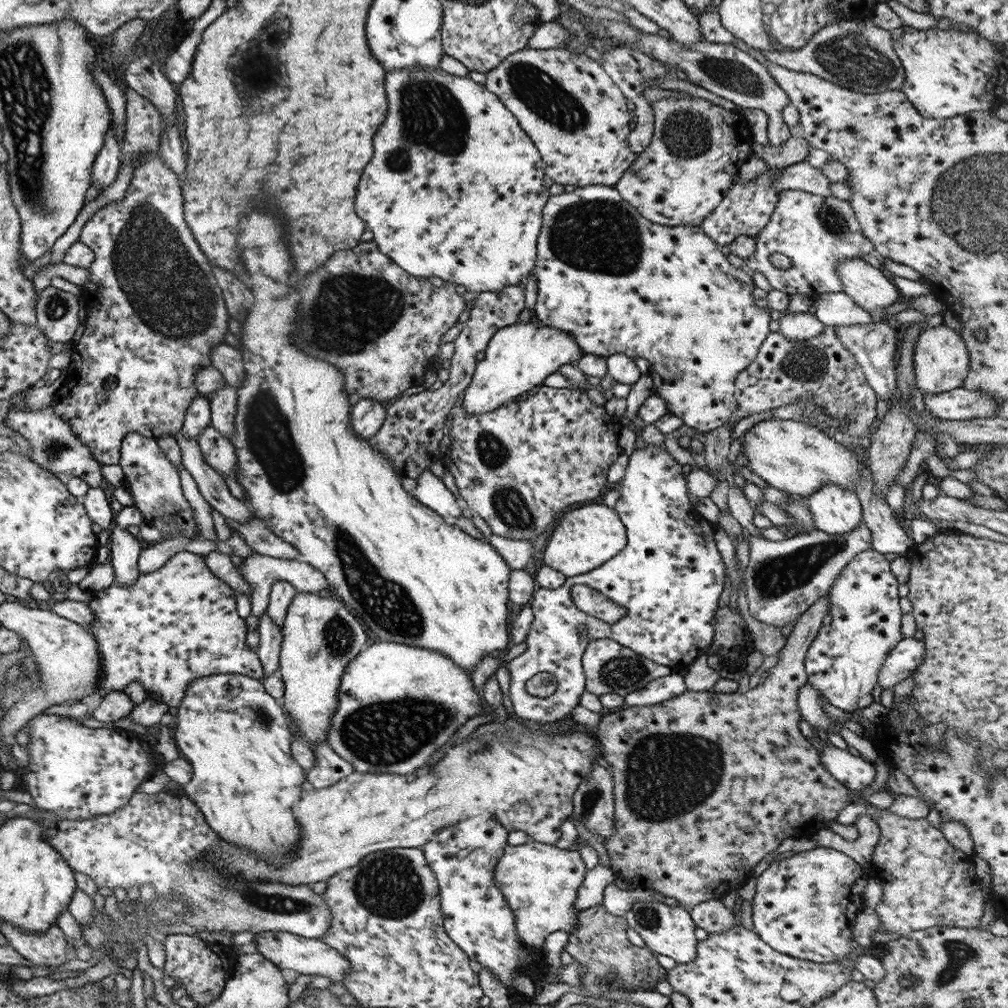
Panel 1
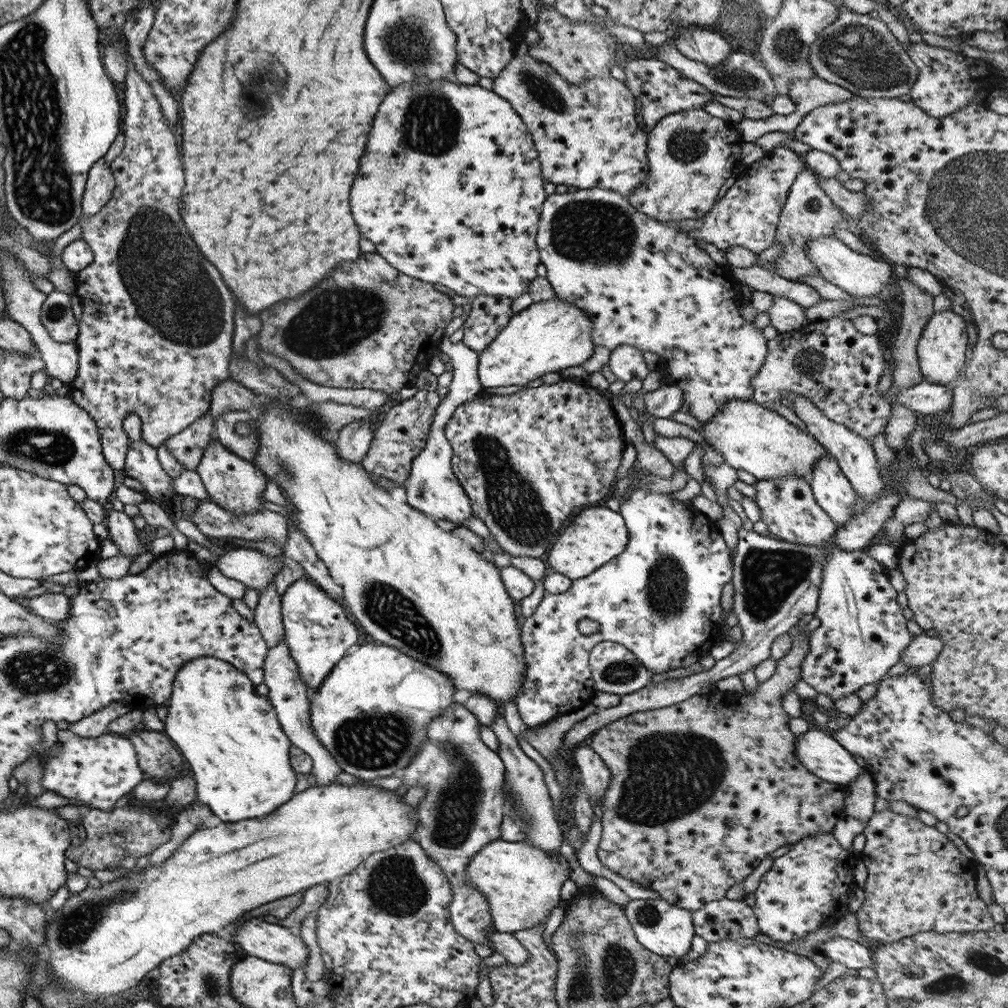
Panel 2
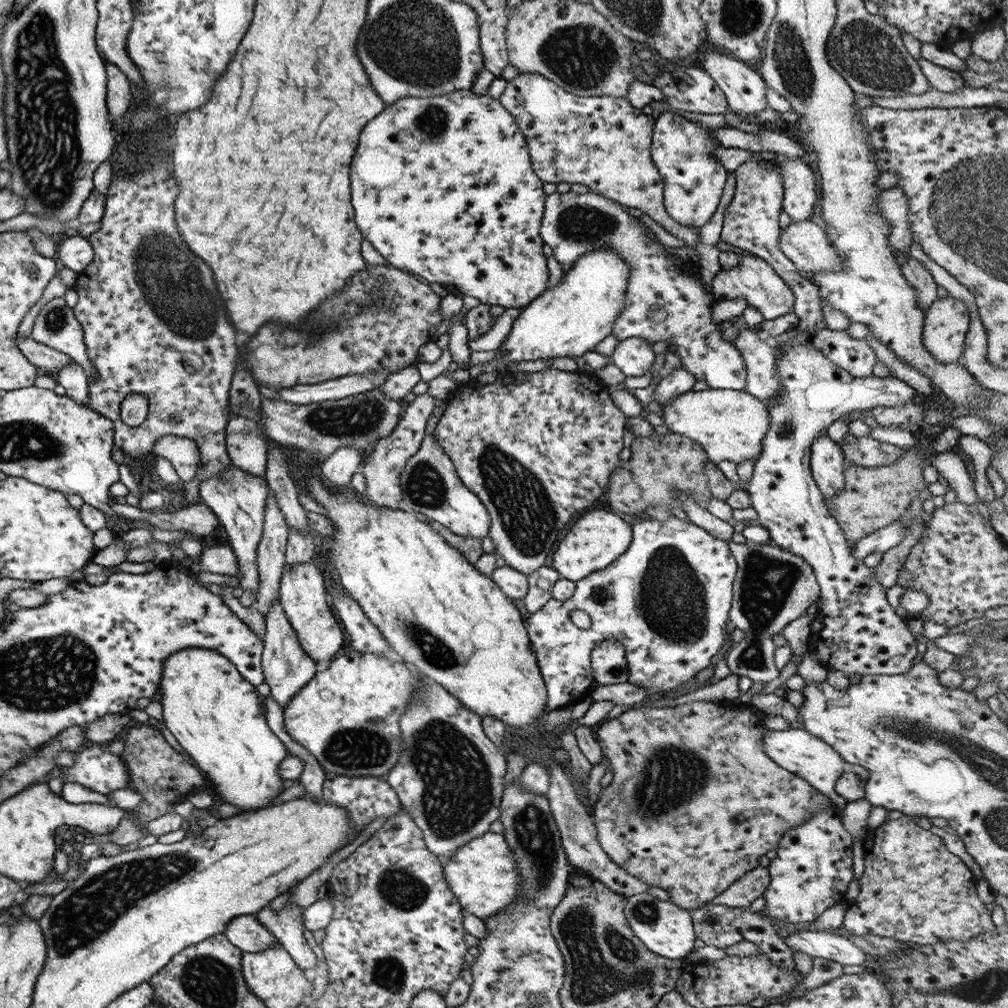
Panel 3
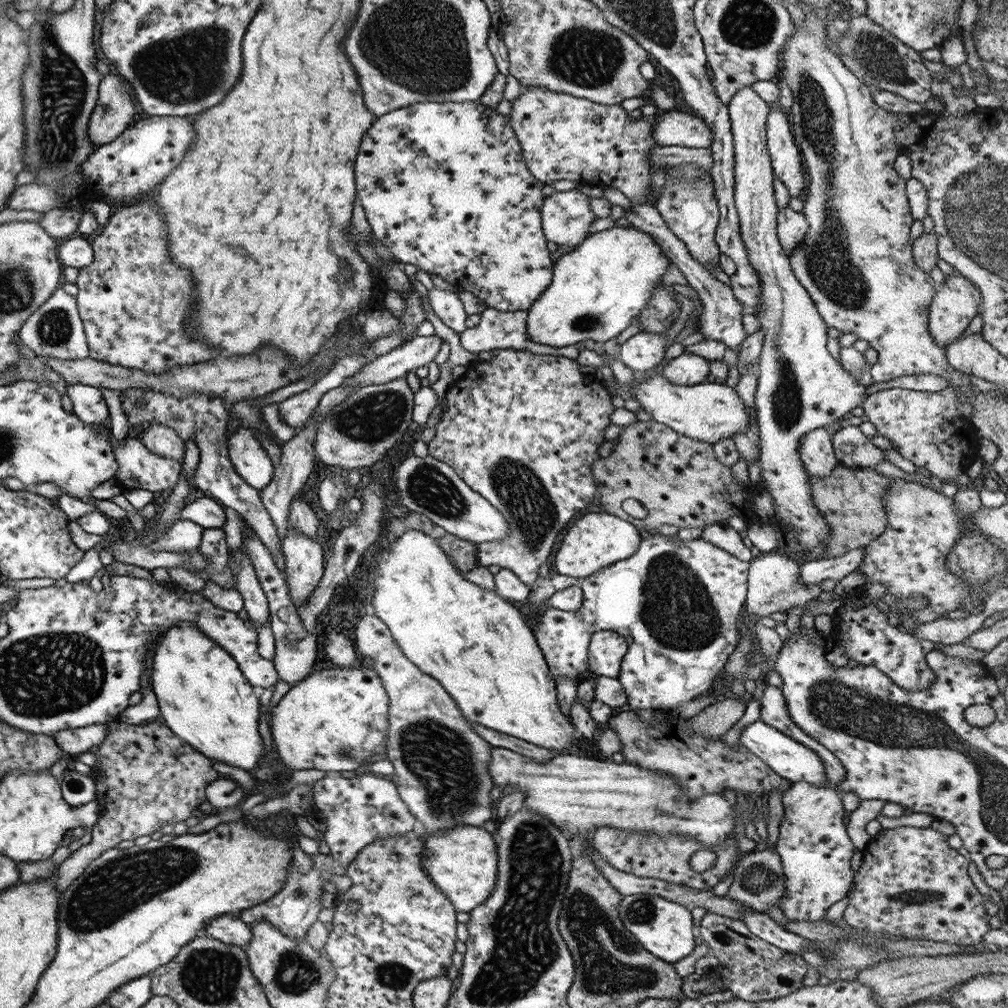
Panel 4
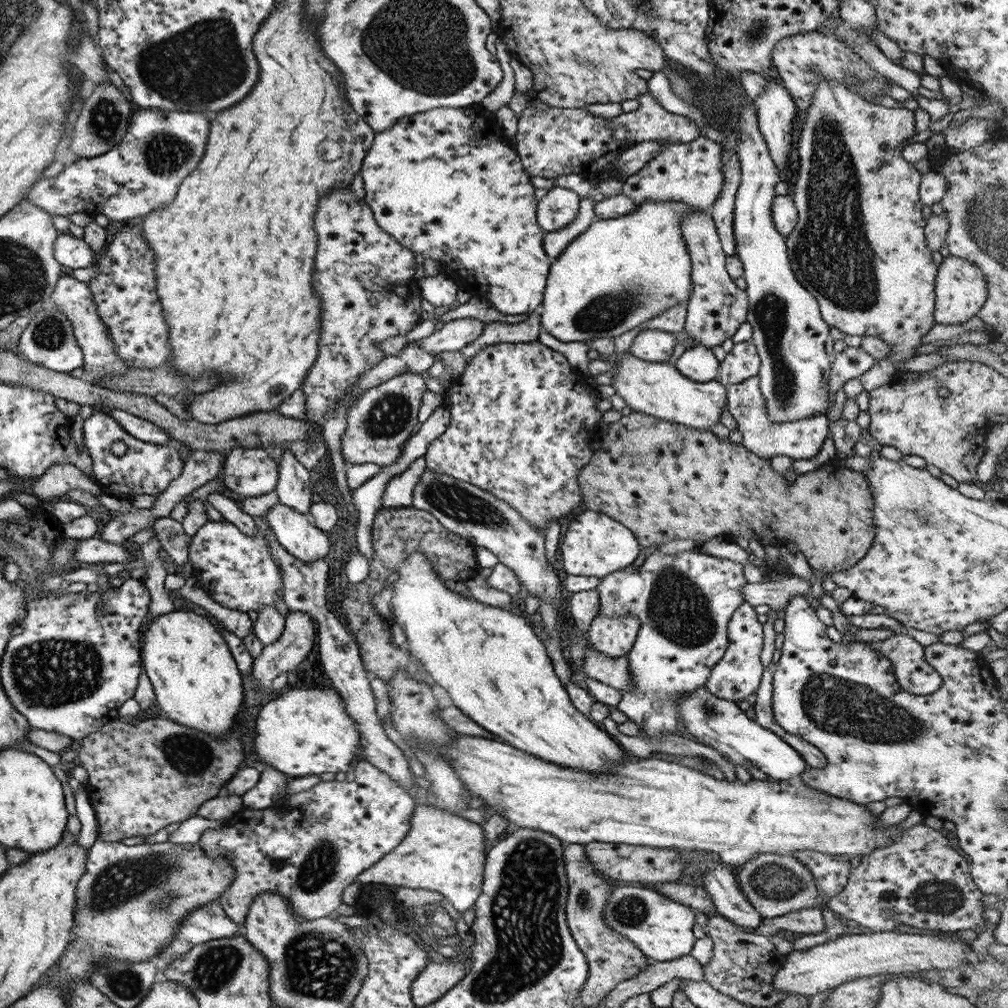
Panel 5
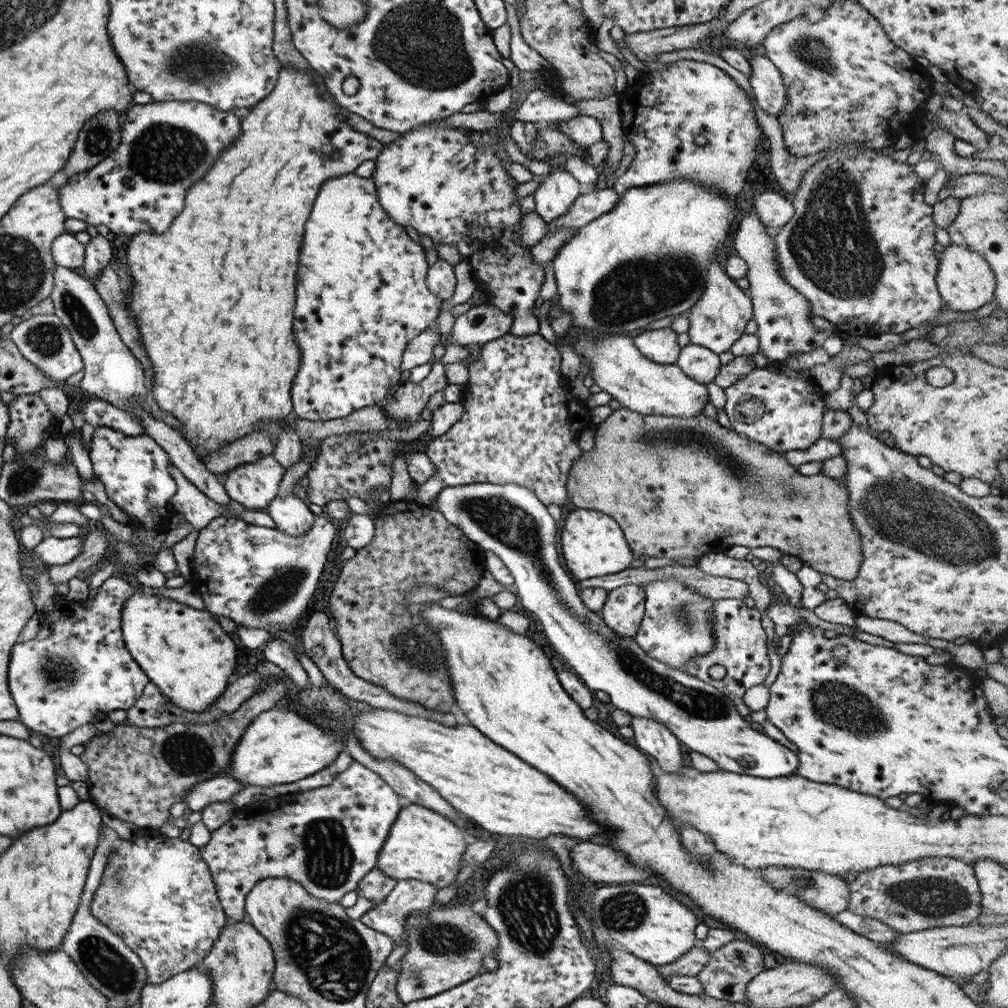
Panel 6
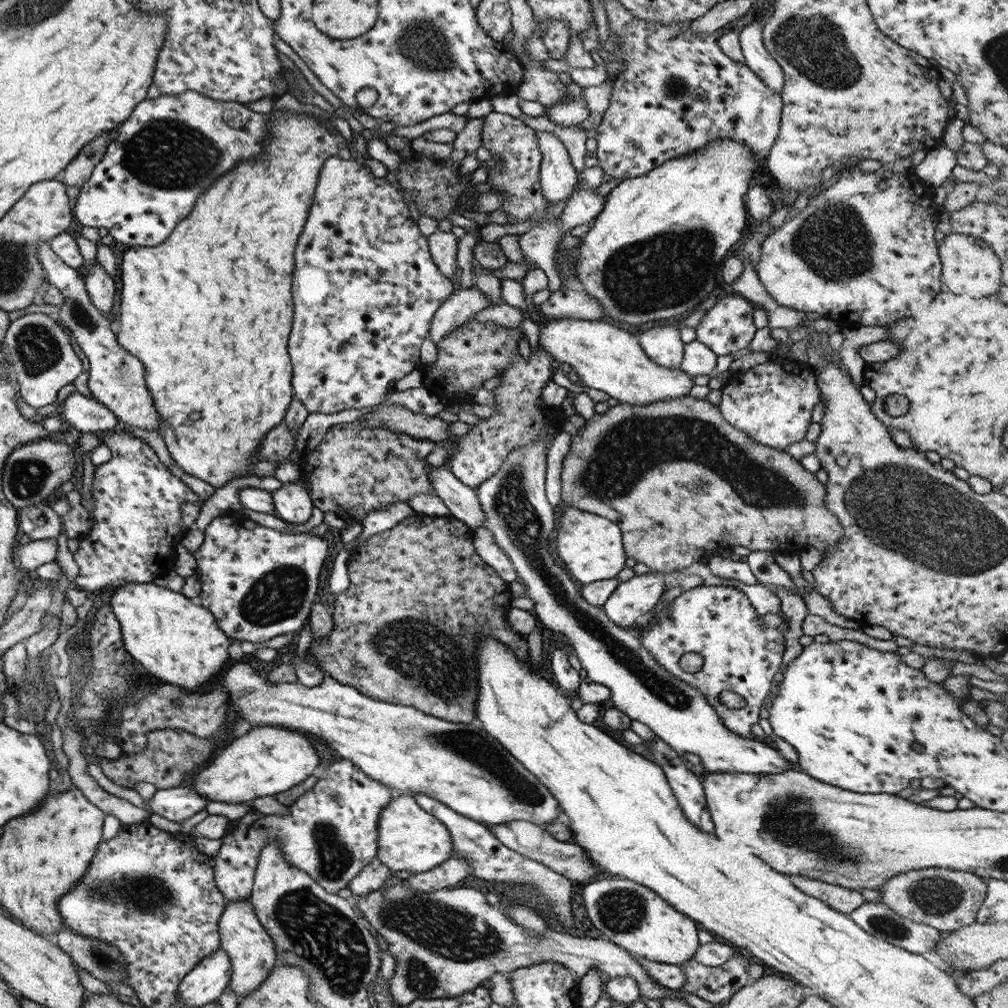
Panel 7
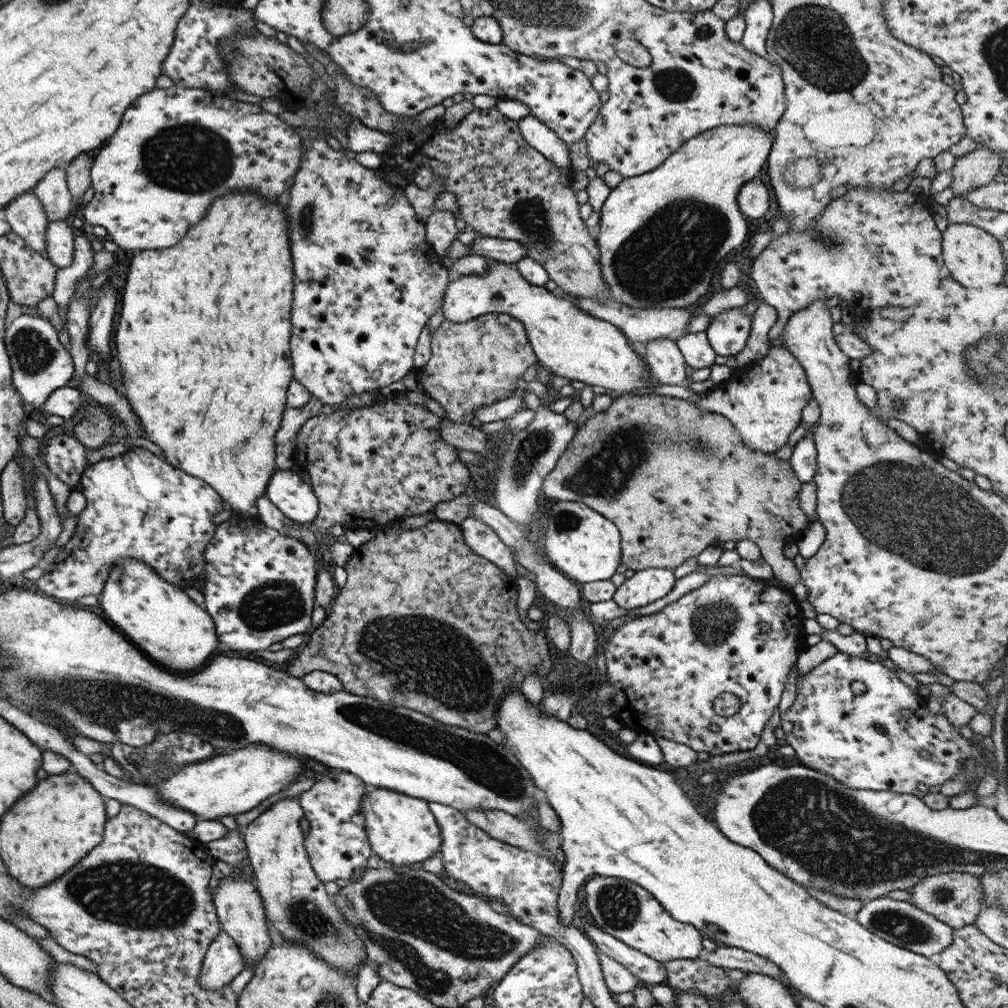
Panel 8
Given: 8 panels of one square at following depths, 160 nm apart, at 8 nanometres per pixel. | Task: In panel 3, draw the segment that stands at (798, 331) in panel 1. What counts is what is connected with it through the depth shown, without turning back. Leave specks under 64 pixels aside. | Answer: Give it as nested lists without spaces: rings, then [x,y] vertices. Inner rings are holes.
[[[747,251],[738,254],[739,264],[733,269],[721,269],[712,280],[712,296],[716,298],[731,299],[745,298],[748,306],[752,306],[761,313],[765,320],[773,320],[782,314],[792,312],[794,294],[786,282],[759,257]]]

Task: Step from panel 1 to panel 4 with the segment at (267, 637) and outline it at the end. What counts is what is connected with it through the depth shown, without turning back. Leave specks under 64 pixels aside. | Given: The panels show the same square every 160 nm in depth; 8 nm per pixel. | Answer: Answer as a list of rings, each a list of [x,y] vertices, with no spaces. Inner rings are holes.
[[[309,424],[309,426],[302,428],[291,440],[280,445],[281,460],[279,460],[278,465],[274,466],[271,482],[258,491],[261,504],[265,508],[265,512],[269,514],[269,520],[273,522],[272,526],[276,530],[279,544],[288,528],[288,514],[291,499],[297,496],[303,483],[307,480],[309,472],[313,468],[313,459],[315,456],[311,445],[313,445],[313,439],[315,439],[314,432],[316,432],[315,426]]]

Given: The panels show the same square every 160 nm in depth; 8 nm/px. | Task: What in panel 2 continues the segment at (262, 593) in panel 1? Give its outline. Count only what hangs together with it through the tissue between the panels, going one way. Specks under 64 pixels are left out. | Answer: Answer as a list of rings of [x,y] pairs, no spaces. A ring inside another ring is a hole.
[[[236,548],[216,557],[217,570],[227,578],[256,590],[258,594],[280,569],[281,556],[265,556],[255,549]]]

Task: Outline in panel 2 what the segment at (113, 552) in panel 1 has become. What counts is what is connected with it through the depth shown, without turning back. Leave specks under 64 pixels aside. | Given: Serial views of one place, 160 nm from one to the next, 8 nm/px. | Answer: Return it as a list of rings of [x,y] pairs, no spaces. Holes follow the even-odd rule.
[[[108,509],[105,528],[111,542],[118,546],[119,553],[135,558],[146,552],[137,541],[138,535],[135,533],[136,528],[132,524],[131,518],[125,516],[123,512]]]

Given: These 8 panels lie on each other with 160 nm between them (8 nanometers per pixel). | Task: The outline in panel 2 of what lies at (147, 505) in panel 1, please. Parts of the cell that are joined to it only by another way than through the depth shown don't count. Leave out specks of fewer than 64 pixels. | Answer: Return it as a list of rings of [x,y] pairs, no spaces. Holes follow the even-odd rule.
[[[127,414],[123,418],[122,429],[129,440],[122,468],[124,476],[137,480],[143,486],[140,491],[145,498],[143,502],[157,504],[164,512],[170,513],[170,500],[175,494],[170,489],[172,478],[165,474],[159,464],[156,449],[141,441],[137,414]]]

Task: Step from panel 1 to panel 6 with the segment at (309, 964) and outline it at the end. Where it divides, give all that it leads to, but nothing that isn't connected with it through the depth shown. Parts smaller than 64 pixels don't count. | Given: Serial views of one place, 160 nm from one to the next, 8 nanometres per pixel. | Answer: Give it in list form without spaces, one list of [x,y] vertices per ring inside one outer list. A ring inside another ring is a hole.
[[[156,829],[139,831],[127,840],[117,839],[102,878],[88,904],[89,914],[121,938],[138,956],[145,969],[145,982],[149,984],[165,982],[169,977],[196,966],[229,922],[198,848],[188,841],[165,837]]]

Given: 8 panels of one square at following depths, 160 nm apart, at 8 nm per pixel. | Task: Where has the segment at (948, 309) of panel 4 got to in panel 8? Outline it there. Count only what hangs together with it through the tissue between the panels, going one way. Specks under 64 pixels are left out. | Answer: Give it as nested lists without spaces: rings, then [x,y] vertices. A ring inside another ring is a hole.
[[[948,224],[942,232],[941,242],[943,271],[968,289],[994,287],[1003,280],[1006,272],[999,241],[988,232],[973,225]]]

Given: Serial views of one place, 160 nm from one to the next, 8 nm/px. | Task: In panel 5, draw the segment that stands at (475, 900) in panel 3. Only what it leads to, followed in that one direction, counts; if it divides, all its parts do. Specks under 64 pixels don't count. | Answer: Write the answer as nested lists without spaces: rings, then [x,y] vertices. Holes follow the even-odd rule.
[[[416,804],[410,816],[409,830],[405,836],[381,860],[357,876],[355,883],[363,887],[371,883],[439,892],[459,914],[474,907],[475,900],[481,894],[483,884],[483,866],[485,866],[486,843],[481,824],[475,823],[433,805]]]

